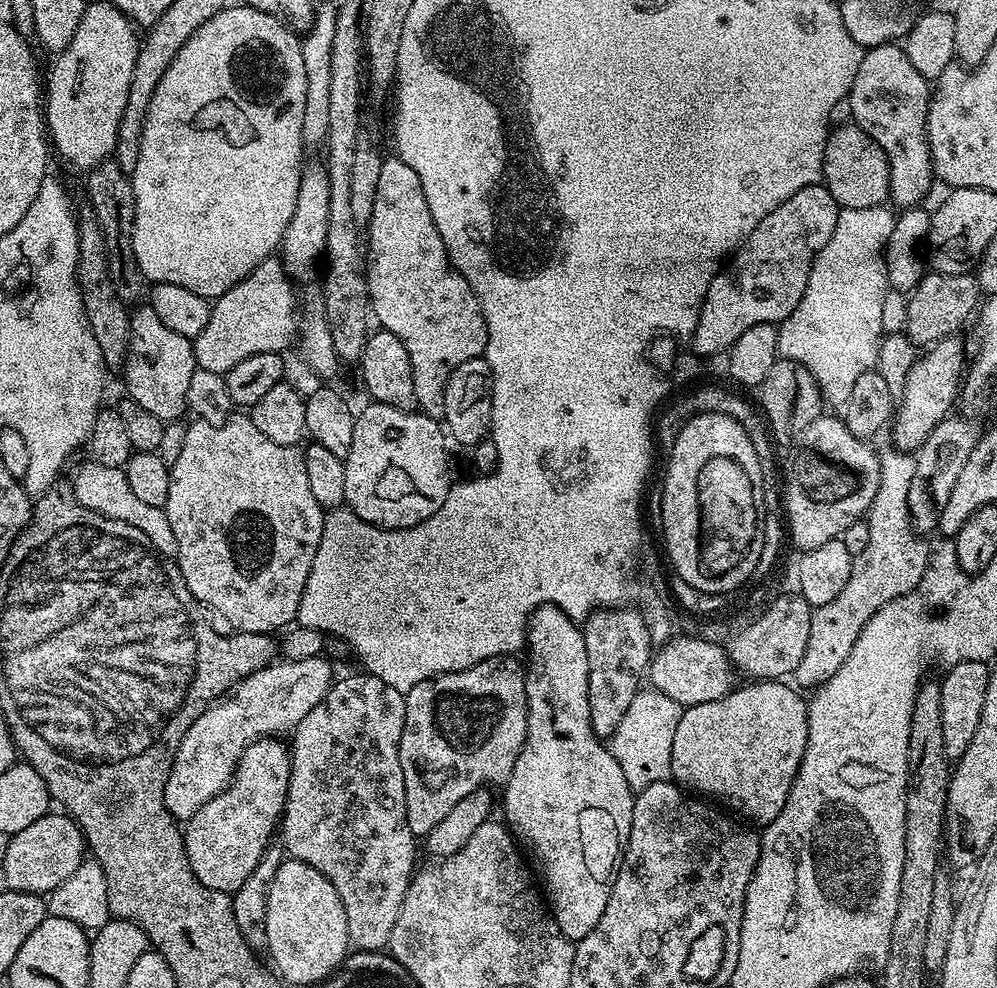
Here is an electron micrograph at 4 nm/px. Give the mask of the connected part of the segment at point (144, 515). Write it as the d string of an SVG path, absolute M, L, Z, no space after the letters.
M87 462L76 472L76 477L70 480L74 494L86 510L94 510L103 516L114 518L118 522L130 522L130 526L138 526L146 534L146 538L155 546L156 551L165 558L176 555L176 543L174 542L174 530L170 530L170 522L166 518L164 509L158 506L150 506L140 501L134 490L130 490L130 482L126 482L126 474L123 468L114 466L102 466L95 462Z

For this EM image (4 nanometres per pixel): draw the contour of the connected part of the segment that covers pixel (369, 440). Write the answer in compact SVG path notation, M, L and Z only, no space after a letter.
M368 402L368 405L361 412L359 409L356 416L356 425L354 426L354 442L350 442L350 454L343 460L344 469L346 470L346 498L344 504L351 508L354 514L358 514L358 518L362 518L371 524L377 524L379 528L409 528L418 522L426 522L426 518L433 516L438 510L438 506L442 506L442 502L446 502L446 494L451 490L454 483L453 477L448 477L448 452L444 449L444 440L446 441L446 432L441 421L431 420L430 417L419 410L407 412L394 406Z

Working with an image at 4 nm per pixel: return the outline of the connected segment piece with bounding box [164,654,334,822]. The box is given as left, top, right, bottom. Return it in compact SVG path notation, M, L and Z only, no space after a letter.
M321 654L301 661L290 661L285 658L277 659L267 668L250 674L240 681L235 689L219 697L215 702L209 703L208 709L195 719L190 730L182 738L179 748L172 760L170 774L164 783L164 801L167 809L173 817L180 822L186 822L192 817L210 798L214 798L226 785L232 781L232 773L236 771L236 764L240 756L255 740L276 738L285 732L291 733L297 722L306 718L322 698L332 688L334 675L332 676L332 664L327 660L327 655Z

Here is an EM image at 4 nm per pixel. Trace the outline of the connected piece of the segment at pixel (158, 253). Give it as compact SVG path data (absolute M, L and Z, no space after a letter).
M226 6L184 43L182 50L174 54L174 62L170 62L166 74L162 74L162 82L158 82L154 98L150 98L150 110L146 110L146 126L142 126L142 151L138 154L138 166L134 166L130 174L134 190L132 245L134 258L145 281L152 284L186 286L186 290L194 290L194 294L215 298L226 294L226 290L242 282L260 263L279 249L286 226L293 217L294 202L298 200L300 173L305 163L303 160L306 151L302 134L302 118L305 114L306 66L302 63L302 40L277 16L247 6Z

